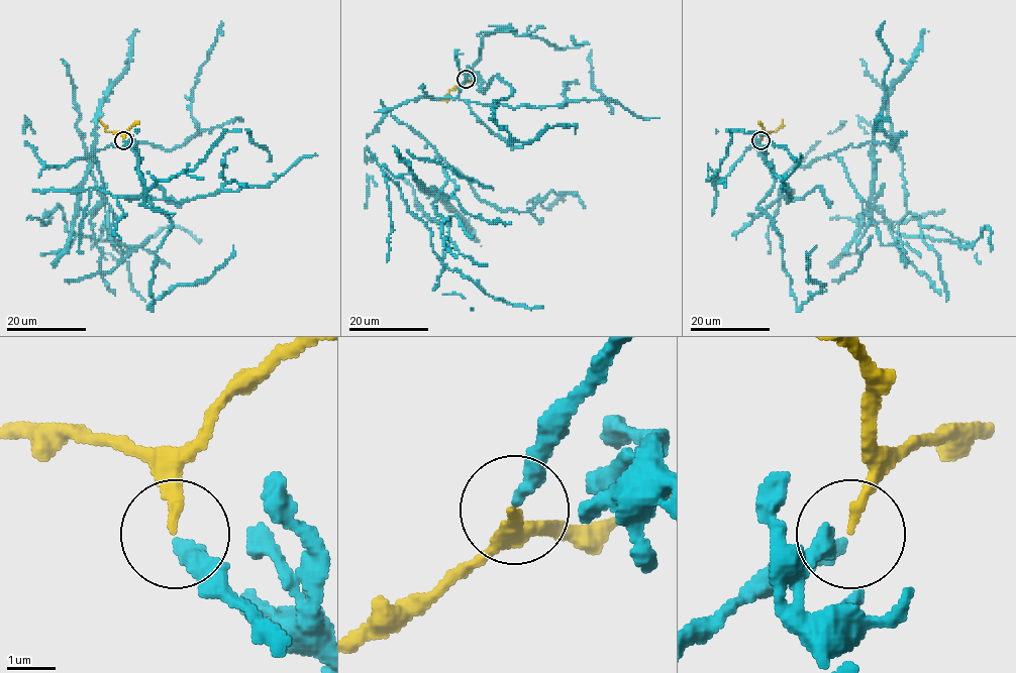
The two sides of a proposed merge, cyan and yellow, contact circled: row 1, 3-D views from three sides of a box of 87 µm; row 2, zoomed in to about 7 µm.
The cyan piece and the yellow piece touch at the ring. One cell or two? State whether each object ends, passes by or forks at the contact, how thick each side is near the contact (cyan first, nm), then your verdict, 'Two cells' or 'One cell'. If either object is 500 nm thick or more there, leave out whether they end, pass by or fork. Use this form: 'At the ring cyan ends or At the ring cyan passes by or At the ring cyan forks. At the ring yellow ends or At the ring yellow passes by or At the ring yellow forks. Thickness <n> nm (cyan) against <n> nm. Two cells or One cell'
At the ring cyan ends. At the ring yellow ends. Thickness 280 nm (cyan) against 180 nm. One cell

